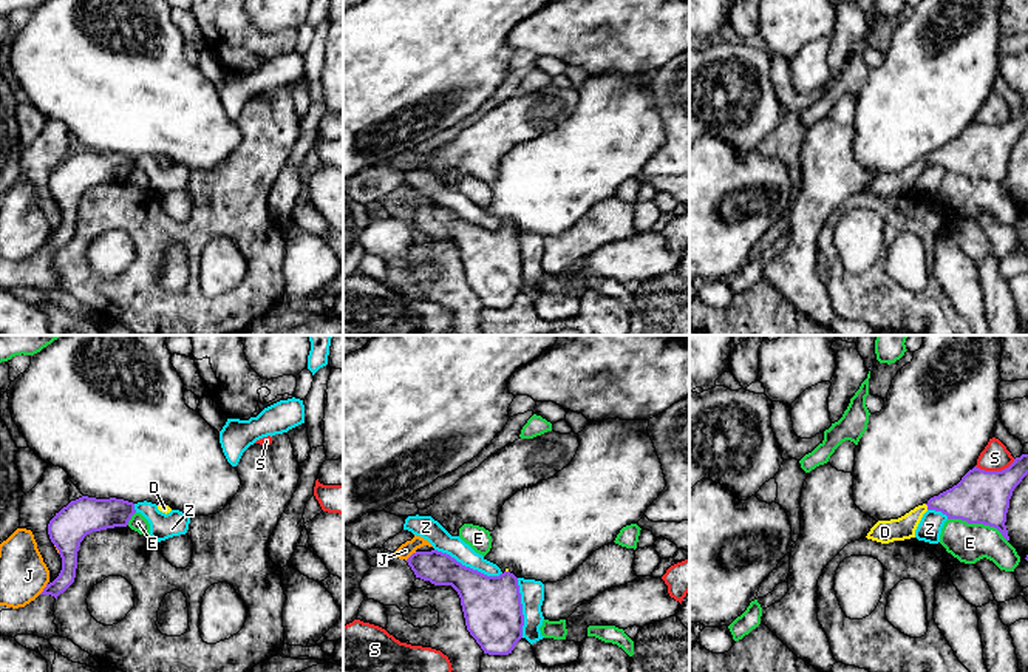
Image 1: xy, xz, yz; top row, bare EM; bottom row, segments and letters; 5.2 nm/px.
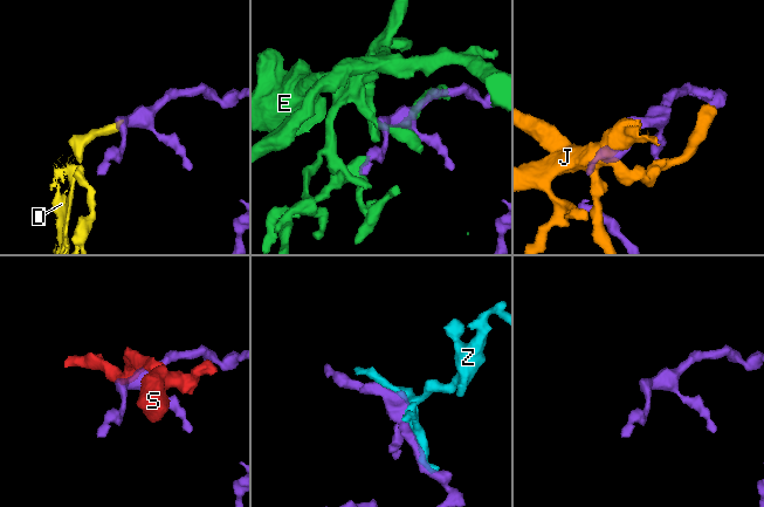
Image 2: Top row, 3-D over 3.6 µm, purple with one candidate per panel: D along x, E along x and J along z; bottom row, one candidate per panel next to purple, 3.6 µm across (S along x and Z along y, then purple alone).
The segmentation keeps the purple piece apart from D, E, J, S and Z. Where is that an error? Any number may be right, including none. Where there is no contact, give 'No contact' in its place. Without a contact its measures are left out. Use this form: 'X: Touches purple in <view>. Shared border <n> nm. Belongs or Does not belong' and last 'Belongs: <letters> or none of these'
D: Touches purple in yz. Shared border 40 nm. Belongs
E: Touches purple in yz. Shared border 340 nm. Does not belong
J: Touches purple in xy. Shared border 80 nm. Does not belong
S: Touches purple in yz. Shared border 220 nm. Does not belong
Z: Touches purple in xz. Shared border 380 nm. Does not belong
Belongs: D

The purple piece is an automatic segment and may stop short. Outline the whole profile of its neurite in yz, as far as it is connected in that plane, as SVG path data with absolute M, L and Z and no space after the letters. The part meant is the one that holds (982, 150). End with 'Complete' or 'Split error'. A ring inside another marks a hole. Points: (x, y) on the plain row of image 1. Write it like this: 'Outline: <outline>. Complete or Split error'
Outline: M1028 108L1016 111L1002 125L985 125L977 120L969 124L952 142L931 151L904 170L878 175L867 193L889 198L915 192L915 184L928 164L941 165L948 173L962 173L968 178L983 178L997 182L1009 195L1006 167L1014 142L1028 128Z. Split error

